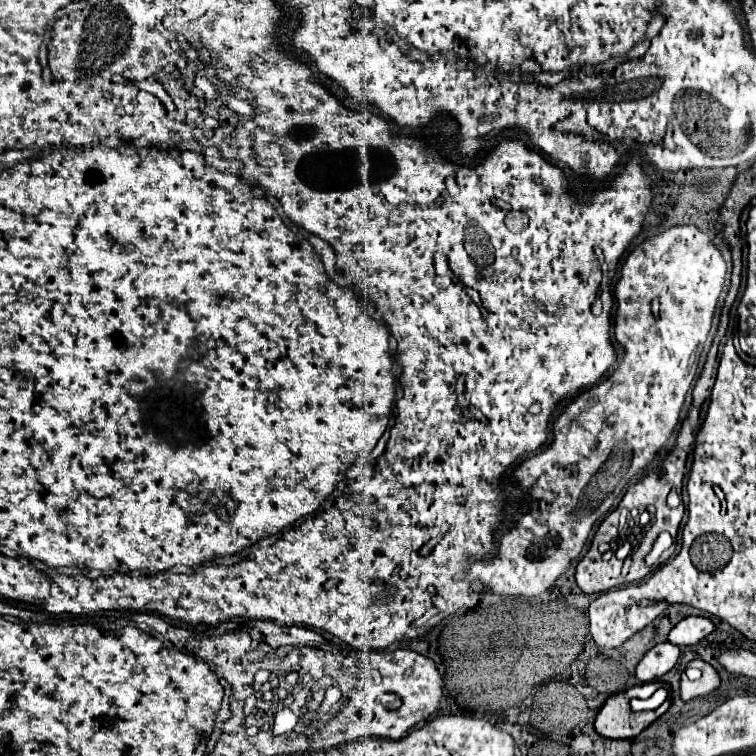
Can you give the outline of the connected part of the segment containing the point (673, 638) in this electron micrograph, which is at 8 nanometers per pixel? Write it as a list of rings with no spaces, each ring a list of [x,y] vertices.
[[[689,616],[683,618],[671,632],[669,632],[669,642],[675,646],[691,646],[703,640],[707,634],[715,630],[715,624],[707,618],[701,616]]]

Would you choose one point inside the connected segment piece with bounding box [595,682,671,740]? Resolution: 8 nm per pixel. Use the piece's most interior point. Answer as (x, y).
(615, 720)

